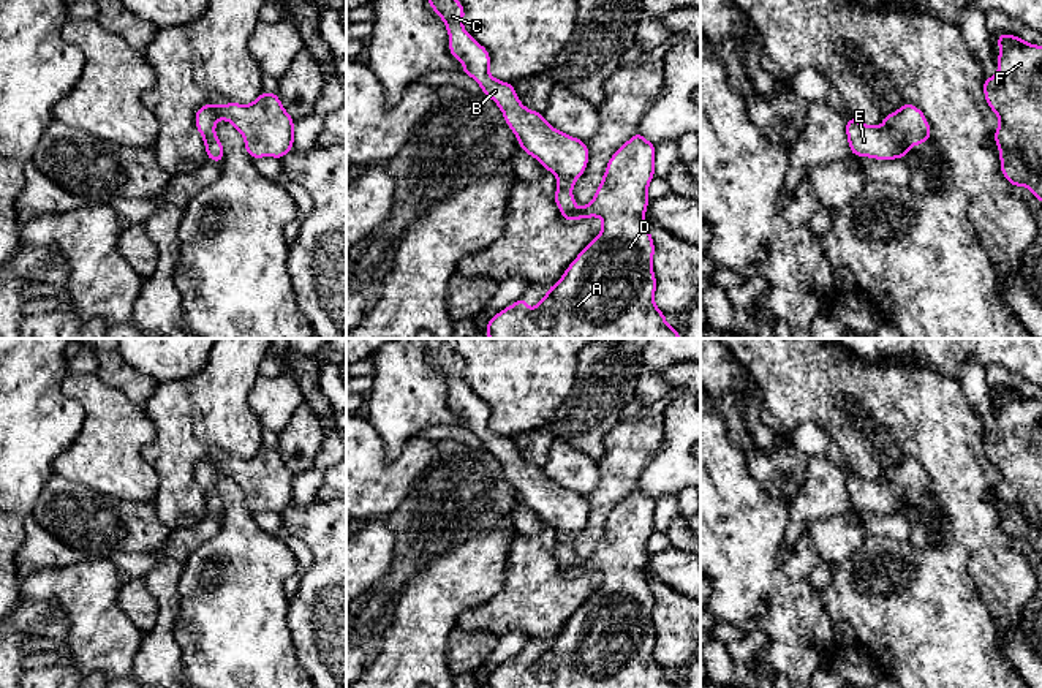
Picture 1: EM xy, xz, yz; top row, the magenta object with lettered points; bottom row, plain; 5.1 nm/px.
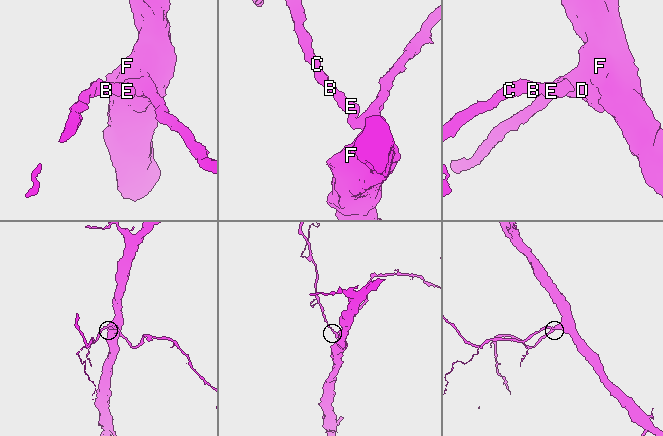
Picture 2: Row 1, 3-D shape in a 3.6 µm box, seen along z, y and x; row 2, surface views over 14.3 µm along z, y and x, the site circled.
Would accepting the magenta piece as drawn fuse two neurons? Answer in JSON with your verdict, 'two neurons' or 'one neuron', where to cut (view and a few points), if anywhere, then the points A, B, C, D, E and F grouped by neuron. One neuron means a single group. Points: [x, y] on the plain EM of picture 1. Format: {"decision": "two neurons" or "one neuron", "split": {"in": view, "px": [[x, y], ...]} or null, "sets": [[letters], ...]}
{"decision": "one neuron", "split": null, "sets": [["A", "B", "C", "D", "E", "F"]]}

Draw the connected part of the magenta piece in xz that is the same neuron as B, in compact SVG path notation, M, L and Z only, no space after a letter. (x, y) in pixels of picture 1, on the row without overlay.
M430 338L427 356L443 373L449 387L449 406L463 418L463 429L473 432L482 448L496 457L508 481L515 489L520 503L536 512L546 525L557 531L553 555L566 576L601 571L602 584L576 611L561 633L549 641L534 663L527 661L522 650L512 660L498 666L487 677L485 688L680 688L666 677L655 658L656 631L653 626L655 596L645 577L650 557L648 539L655 531L656 500L639 484L610 511L595 552L583 561L576 561L571 549L574 538L588 520L587 497L549 479L542 467L525 462L514 438L495 433L490 425L490 408L463 383L465 362L444 338Z

